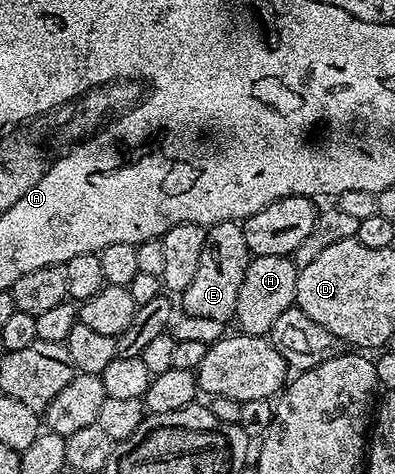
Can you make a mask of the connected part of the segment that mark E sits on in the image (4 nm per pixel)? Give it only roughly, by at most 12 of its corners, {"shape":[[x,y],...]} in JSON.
{"shape":[[239,222],[206,230],[188,317],[229,322],[251,256]]}

